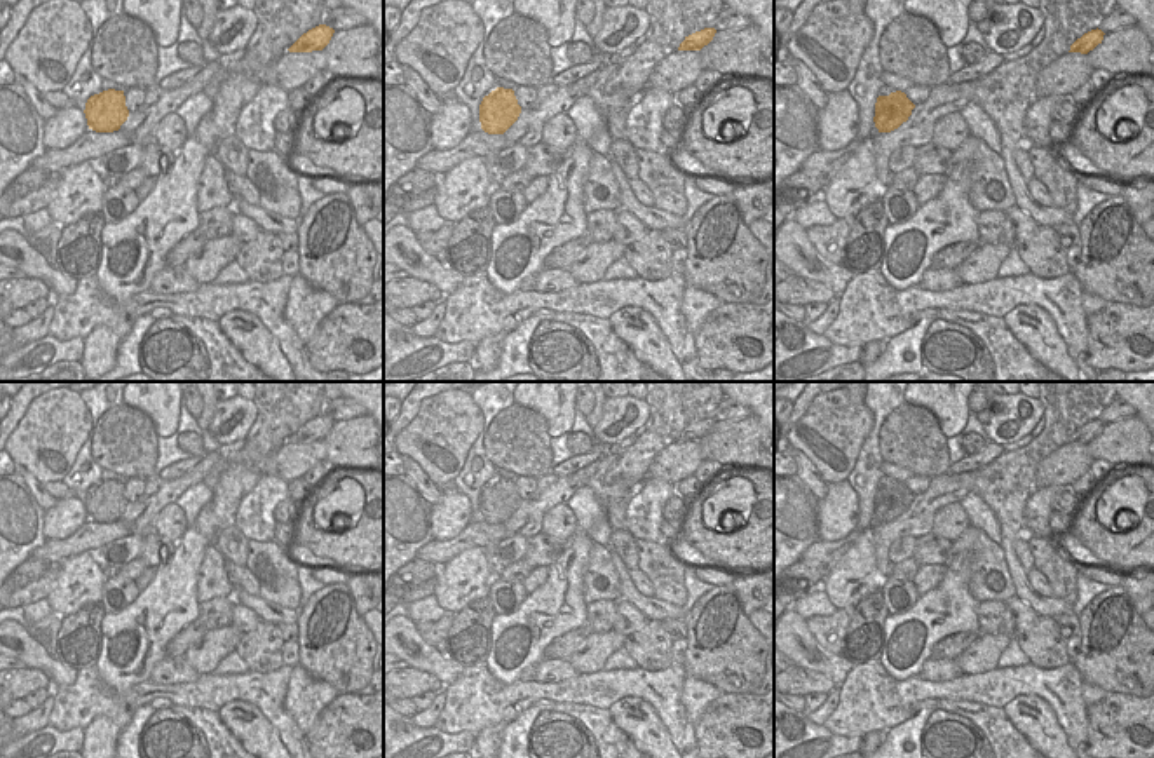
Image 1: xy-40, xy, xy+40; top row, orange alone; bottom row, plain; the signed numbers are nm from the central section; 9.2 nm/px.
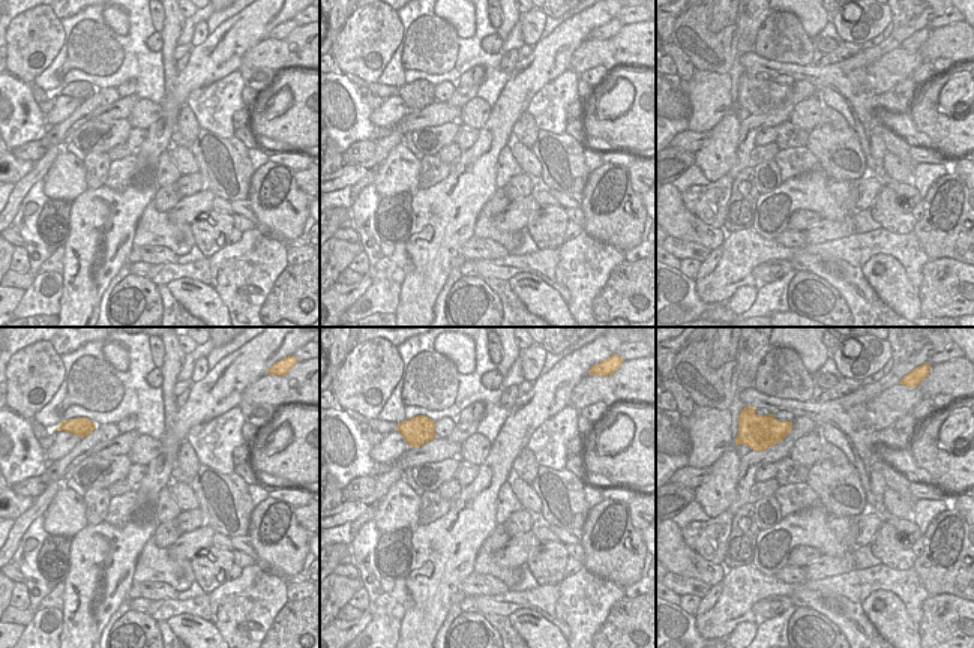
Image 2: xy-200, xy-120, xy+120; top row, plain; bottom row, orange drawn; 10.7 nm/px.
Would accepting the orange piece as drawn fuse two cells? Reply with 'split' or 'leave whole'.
split

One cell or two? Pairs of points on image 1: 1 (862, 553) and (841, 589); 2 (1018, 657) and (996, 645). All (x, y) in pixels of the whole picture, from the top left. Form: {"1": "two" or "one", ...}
{"1": "one", "2": "two"}

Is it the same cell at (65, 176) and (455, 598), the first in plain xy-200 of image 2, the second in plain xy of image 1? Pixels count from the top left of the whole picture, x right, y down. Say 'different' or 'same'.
same

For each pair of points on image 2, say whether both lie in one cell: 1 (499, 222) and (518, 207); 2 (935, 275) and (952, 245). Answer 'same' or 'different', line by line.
1: same
2: different

